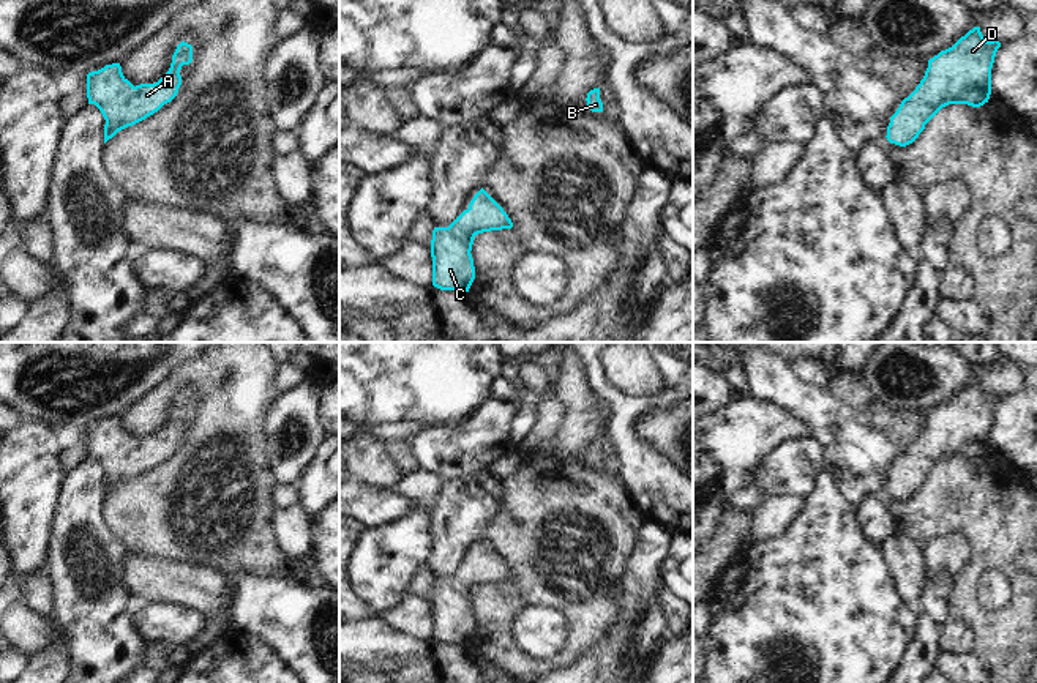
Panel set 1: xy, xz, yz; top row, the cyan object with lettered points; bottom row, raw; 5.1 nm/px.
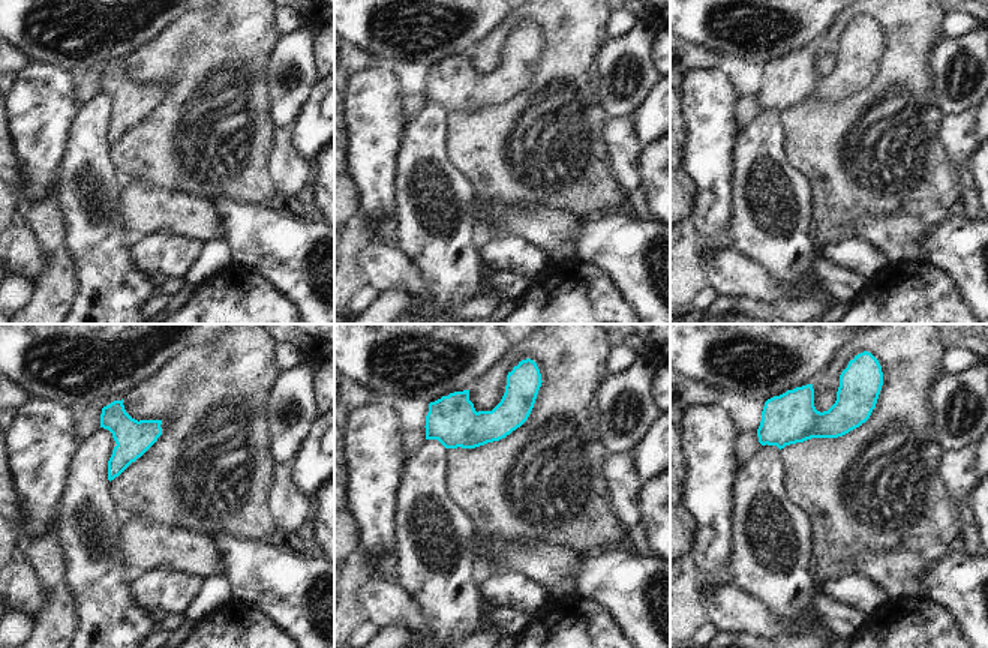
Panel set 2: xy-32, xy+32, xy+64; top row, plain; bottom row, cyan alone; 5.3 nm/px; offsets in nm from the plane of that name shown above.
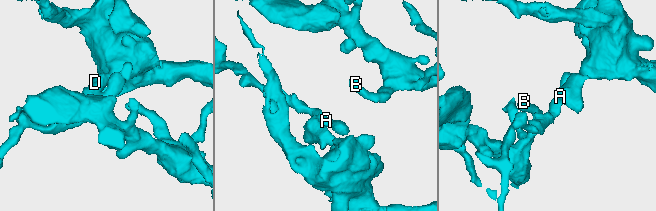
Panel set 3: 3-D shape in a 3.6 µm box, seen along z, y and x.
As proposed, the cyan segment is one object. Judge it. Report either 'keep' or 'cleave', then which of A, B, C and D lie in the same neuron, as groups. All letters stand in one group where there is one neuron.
keep | A B C D

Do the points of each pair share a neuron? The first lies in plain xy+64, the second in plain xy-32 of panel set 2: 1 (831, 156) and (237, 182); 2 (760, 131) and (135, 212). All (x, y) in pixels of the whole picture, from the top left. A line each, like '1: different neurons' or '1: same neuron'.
1: same neuron
2: different neurons

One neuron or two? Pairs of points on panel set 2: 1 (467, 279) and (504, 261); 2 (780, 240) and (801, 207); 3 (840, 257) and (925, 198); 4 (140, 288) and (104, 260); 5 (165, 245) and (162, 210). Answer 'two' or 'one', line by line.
1: two
2: one
3: two
4: one
5: two

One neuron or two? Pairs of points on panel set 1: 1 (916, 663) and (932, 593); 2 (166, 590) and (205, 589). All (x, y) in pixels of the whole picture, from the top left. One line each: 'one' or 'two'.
1: one
2: one

